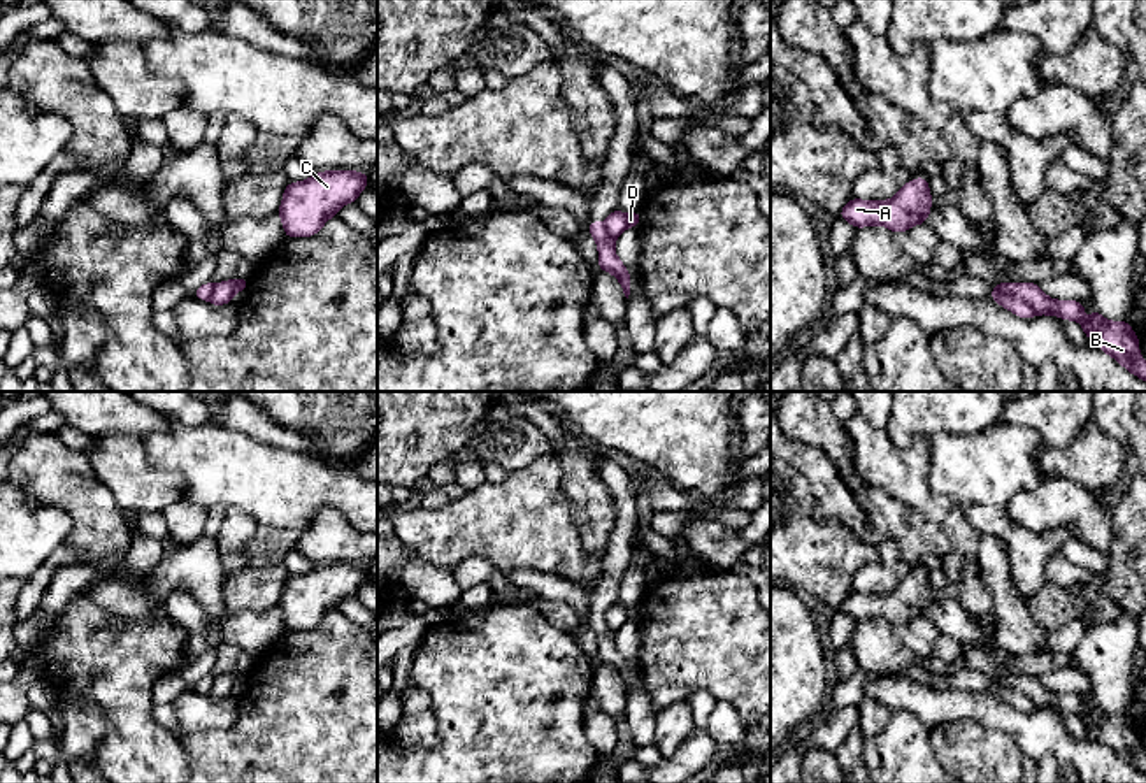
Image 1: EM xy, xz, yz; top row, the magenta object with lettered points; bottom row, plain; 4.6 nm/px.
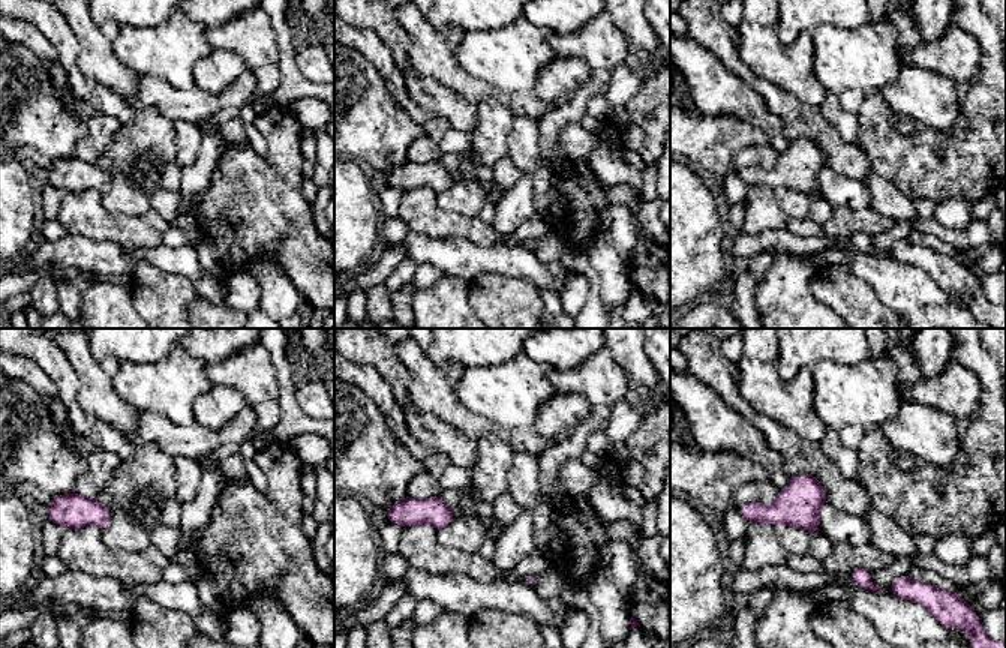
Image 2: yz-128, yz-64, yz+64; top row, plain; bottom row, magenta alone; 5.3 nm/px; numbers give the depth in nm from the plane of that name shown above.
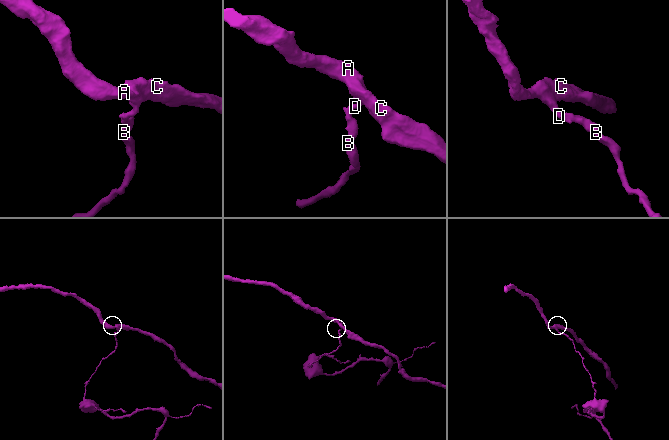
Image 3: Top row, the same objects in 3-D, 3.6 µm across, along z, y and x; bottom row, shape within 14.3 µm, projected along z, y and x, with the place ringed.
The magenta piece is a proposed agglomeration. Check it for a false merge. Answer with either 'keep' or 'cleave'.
cleave

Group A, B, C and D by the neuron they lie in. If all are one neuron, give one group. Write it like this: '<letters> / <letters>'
A C D / B

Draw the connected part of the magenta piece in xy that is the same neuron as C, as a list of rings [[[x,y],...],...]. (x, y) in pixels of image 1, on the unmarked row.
[[[355,564],[314,565],[307,574],[288,576],[277,604],[284,629],[316,629],[342,599],[356,595],[367,578],[367,567]]]

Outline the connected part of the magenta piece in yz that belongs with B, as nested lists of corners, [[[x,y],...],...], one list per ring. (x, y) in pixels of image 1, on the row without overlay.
[[[1000,676],[999,683],[1009,690],[1025,693],[1035,708],[1055,708],[1078,715],[1086,734],[1095,730],[1100,744],[1111,748],[1130,767],[1146,774],[1146,753],[1139,750],[1139,730],[1127,715],[1107,715],[1093,702],[1090,715],[1083,715],[1085,700],[1078,693],[1053,693],[1035,676]]]

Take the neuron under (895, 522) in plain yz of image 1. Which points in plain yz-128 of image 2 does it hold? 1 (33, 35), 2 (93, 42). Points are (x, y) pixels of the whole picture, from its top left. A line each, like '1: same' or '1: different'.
1: different
2: different

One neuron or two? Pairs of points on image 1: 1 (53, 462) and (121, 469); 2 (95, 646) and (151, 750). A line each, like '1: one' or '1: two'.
1: two
2: one

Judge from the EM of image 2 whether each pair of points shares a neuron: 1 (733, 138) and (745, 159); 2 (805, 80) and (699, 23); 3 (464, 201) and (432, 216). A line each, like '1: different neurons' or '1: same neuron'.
1: different neurons
2: different neurons
3: different neurons

